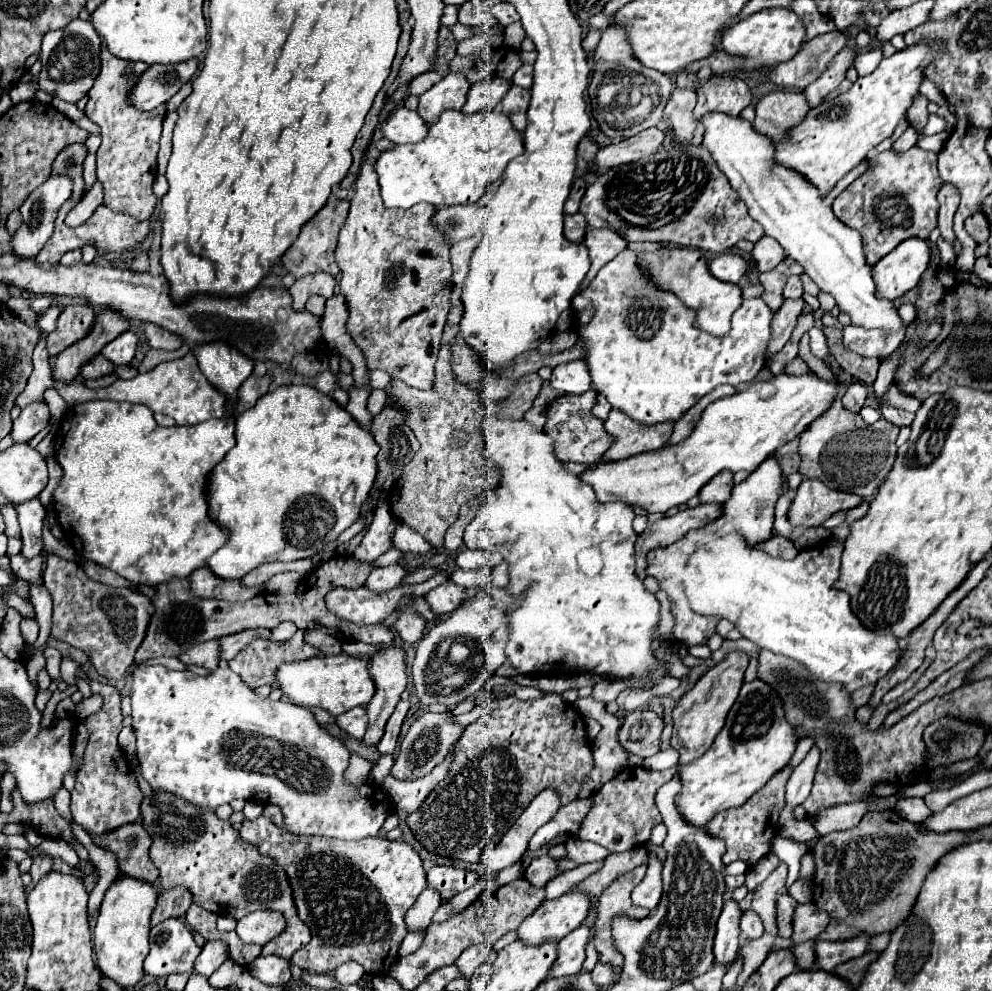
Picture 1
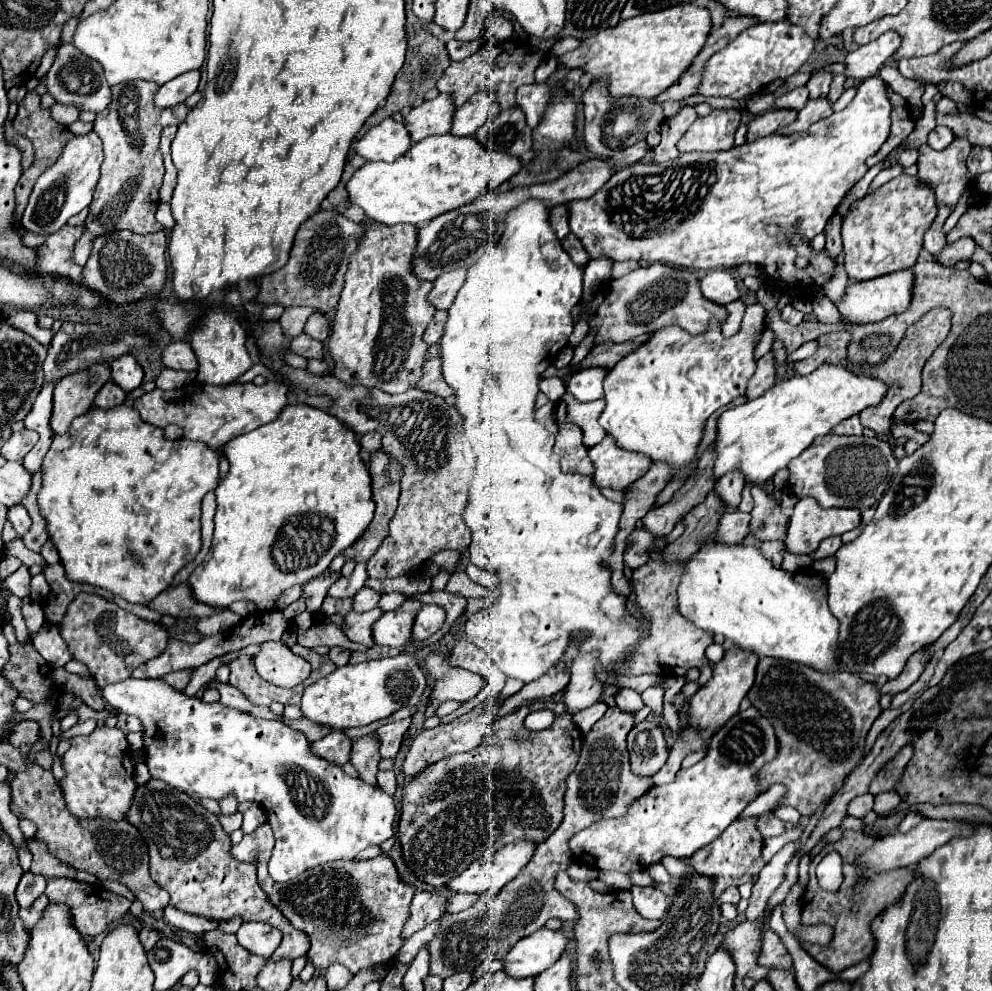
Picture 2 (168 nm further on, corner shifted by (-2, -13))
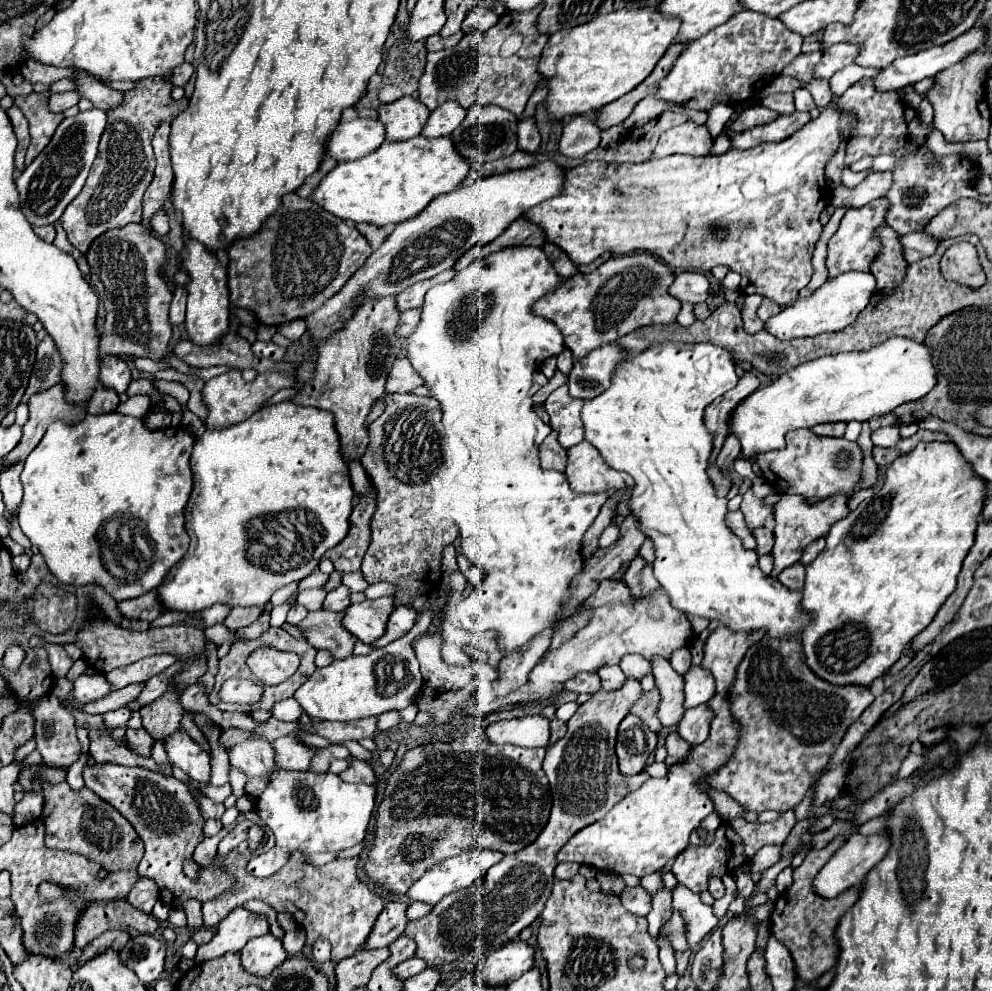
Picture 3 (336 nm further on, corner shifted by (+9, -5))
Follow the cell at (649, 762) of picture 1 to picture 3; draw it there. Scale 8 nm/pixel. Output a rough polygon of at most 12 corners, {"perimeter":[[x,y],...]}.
{"perimeter":[[707,705],[687,709],[677,731],[691,745],[709,735]]}

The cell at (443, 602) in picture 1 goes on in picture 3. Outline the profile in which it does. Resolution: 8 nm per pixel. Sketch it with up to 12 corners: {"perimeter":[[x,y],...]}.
{"perimeter":[[397,607],[389,617],[385,633],[373,641],[381,649],[409,633],[417,611]]}

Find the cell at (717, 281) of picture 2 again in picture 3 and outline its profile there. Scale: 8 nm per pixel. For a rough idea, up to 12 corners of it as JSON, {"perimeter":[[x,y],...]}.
{"perimeter":[[677,273],[669,295],[703,303],[709,279],[701,273]]}

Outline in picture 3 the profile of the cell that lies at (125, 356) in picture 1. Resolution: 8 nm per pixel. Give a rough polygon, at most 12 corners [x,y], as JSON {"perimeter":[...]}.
{"perimeter":[[101,359],[99,379],[103,387],[121,395],[131,383],[125,359]]}

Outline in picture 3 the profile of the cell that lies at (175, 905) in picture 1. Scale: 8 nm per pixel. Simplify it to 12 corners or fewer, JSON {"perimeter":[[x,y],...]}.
{"perimeter":[[107,931],[99,935],[71,971],[93,959],[93,955],[103,953],[107,949],[123,947],[131,935],[123,931]]}

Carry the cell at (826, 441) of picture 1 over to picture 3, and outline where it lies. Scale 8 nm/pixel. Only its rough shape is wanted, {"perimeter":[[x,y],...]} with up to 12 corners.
{"perimeter":[[811,429],[755,457],[777,493],[853,495],[861,449]]}

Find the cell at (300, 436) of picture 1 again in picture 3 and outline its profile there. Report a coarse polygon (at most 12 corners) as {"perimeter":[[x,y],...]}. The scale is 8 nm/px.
{"perimeter":[[329,411],[207,429],[167,611],[265,607],[349,531]]}

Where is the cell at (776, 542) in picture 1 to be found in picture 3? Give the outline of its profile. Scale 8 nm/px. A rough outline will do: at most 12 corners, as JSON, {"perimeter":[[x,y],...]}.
{"perimeter":[[769,529],[753,531],[757,555],[767,555],[773,547]]}

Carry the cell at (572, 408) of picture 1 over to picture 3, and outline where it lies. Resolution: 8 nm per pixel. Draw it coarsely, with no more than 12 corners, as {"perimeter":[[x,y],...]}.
{"perimeter":[[557,433],[539,447],[541,469],[565,471],[567,451]]}

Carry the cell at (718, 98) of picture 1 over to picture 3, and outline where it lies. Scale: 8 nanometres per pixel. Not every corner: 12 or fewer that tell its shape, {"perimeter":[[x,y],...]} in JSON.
{"perimeter":[[693,121],[665,131],[653,159],[707,155],[713,141]]}

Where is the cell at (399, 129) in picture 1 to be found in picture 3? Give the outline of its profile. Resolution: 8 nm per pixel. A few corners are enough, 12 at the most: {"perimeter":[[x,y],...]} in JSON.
{"perimeter":[[377,119],[339,121],[327,155],[353,161],[385,141]]}

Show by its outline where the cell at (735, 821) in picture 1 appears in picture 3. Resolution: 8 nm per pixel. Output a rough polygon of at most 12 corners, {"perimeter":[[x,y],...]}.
{"perimeter":[[723,823],[711,845],[687,847],[671,873],[707,891],[711,875],[747,863],[737,833]]}

